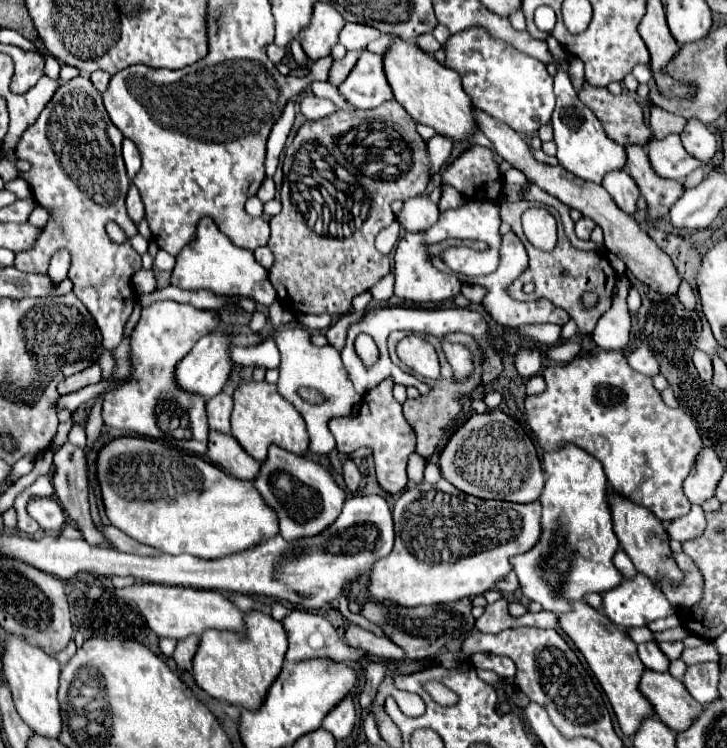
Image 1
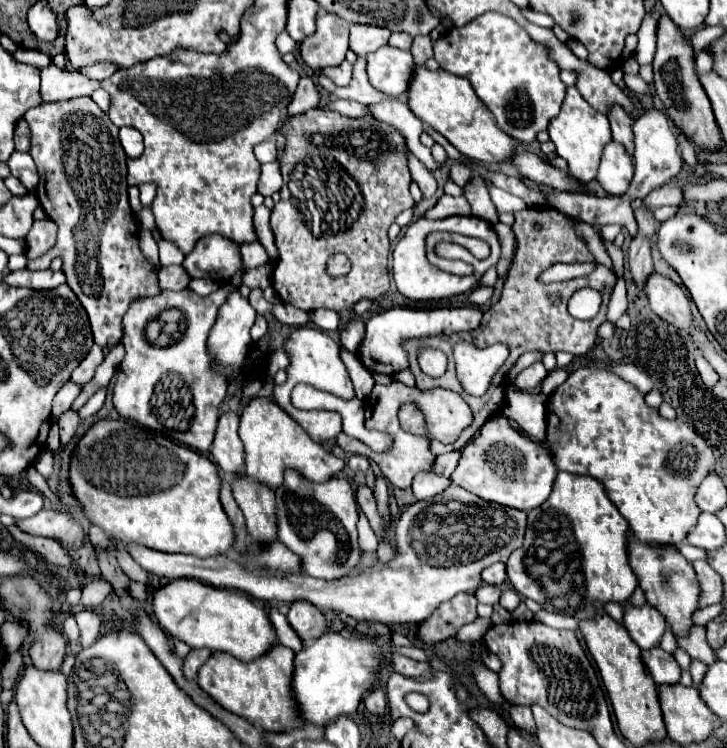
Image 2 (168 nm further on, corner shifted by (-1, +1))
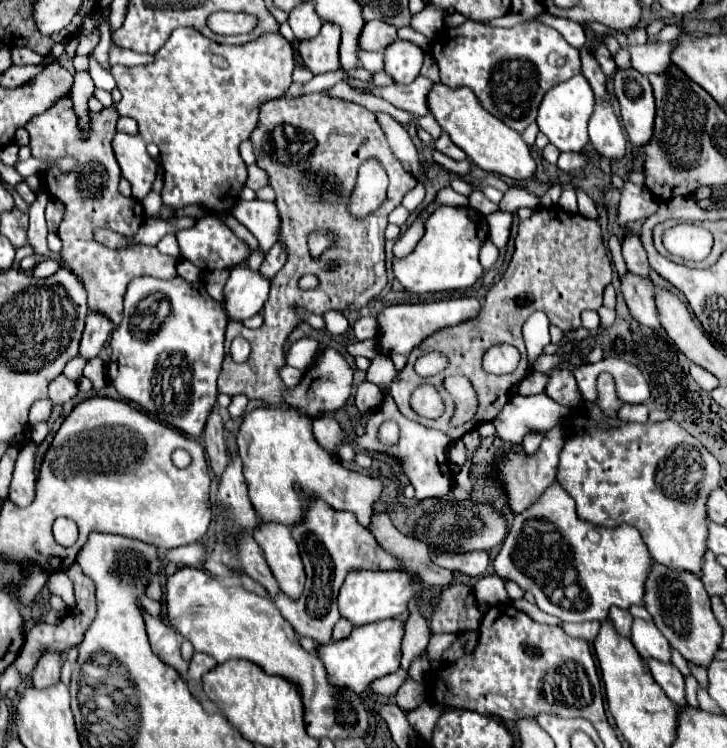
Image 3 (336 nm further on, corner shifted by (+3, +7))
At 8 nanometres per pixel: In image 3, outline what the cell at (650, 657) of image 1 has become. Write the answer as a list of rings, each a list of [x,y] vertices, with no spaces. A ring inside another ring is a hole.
[[[646,660],[654,680],[660,684],[664,694],[678,706],[686,708],[686,692],[684,692],[684,676],[674,664],[664,664],[658,660]]]

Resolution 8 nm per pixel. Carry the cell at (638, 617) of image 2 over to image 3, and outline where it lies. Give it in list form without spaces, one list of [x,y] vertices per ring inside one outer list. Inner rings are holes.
[[[636,618],[632,626],[632,644],[636,646],[642,658],[656,658],[660,662],[670,662],[670,644],[662,636],[662,632],[654,626],[654,622],[644,622]]]

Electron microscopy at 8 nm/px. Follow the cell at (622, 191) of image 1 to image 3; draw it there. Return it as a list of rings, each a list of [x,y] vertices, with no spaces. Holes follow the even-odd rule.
[[[596,102],[594,112],[588,124],[590,142],[600,156],[606,158],[622,158],[626,152],[624,130],[616,118],[614,106],[610,102]]]

